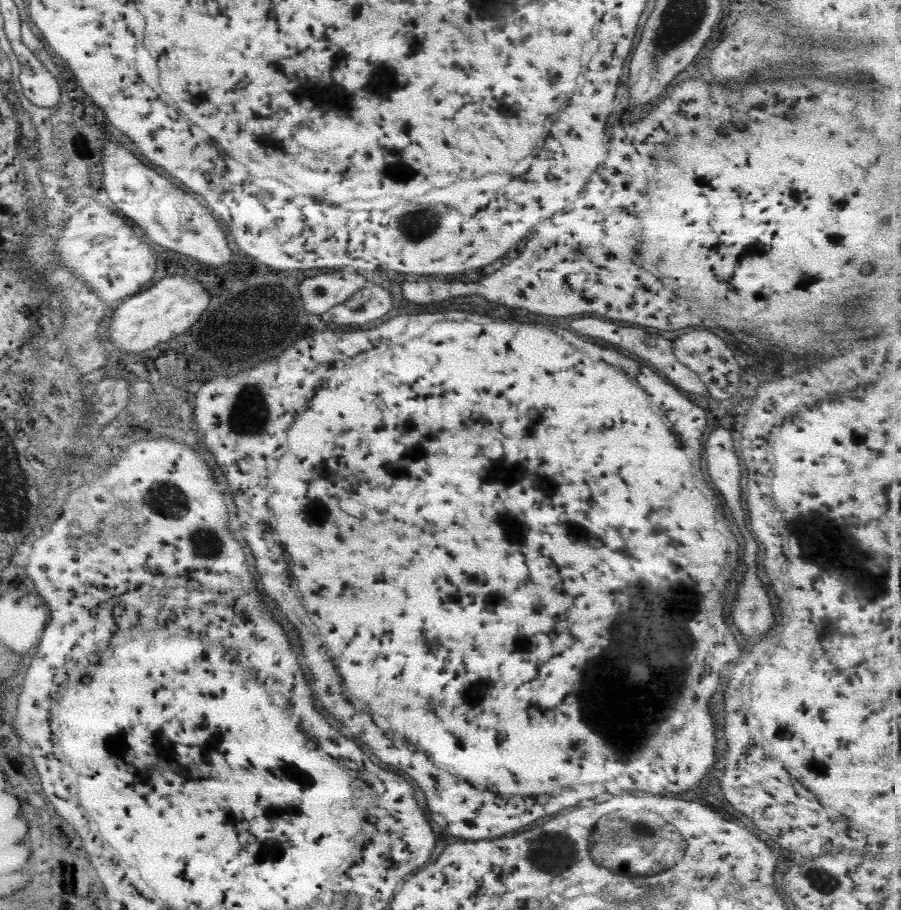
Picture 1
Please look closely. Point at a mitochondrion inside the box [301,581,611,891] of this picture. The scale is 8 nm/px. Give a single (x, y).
(538, 854)

